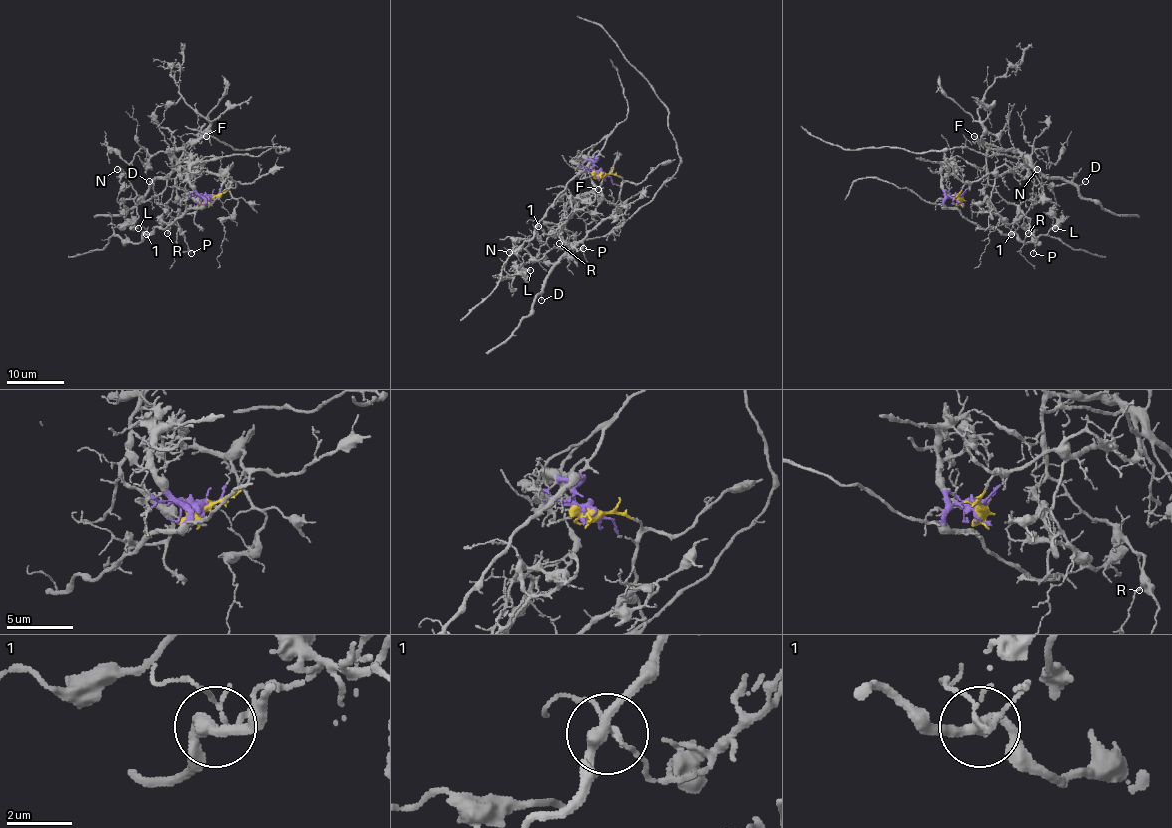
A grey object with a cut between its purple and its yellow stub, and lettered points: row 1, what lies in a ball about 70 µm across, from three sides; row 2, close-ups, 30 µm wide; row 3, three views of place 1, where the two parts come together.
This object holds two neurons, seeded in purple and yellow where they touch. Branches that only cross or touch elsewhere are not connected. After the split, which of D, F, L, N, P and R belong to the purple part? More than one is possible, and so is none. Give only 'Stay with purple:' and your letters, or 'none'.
Stay with purple: L

